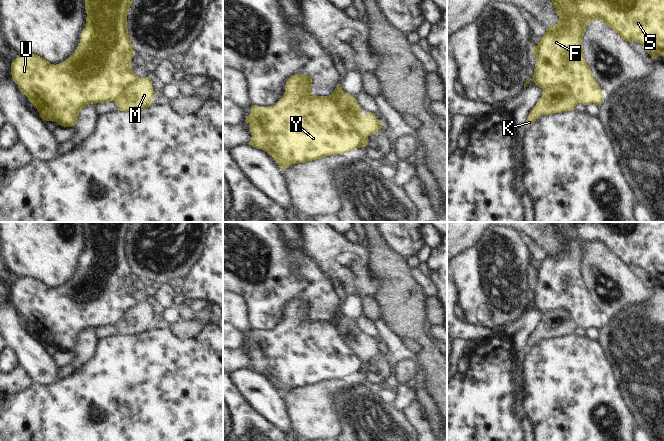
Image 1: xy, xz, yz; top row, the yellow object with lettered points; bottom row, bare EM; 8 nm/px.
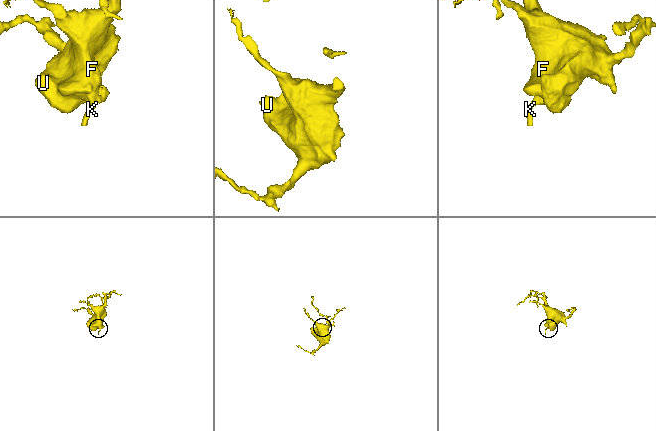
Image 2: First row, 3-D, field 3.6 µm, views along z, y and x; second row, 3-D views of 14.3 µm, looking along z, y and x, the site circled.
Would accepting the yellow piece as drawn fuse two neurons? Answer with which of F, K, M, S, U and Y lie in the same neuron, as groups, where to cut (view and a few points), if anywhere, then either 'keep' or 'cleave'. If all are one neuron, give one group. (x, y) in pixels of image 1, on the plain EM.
F S U Y / K M; cut in xz along (342, 315), (337, 322), (338, 331), (344, 342), (366, 365); cleave

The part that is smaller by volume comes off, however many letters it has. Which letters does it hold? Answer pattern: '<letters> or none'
K, M

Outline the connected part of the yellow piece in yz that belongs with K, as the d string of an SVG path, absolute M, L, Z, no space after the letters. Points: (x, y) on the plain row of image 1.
M553 310L543 313L540 323L526 344L526 349L532 349L541 339L573 335L577 328L578 325L564 310Z

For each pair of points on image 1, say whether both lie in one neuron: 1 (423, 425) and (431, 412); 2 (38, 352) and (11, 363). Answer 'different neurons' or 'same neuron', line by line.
1: different neurons
2: different neurons

